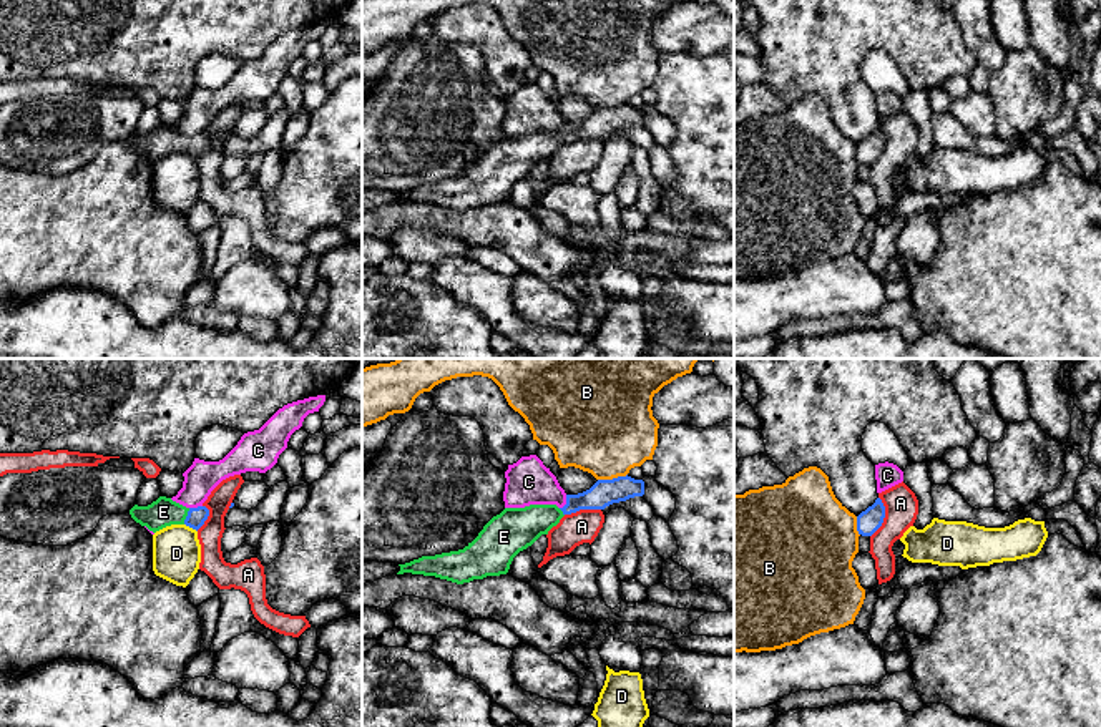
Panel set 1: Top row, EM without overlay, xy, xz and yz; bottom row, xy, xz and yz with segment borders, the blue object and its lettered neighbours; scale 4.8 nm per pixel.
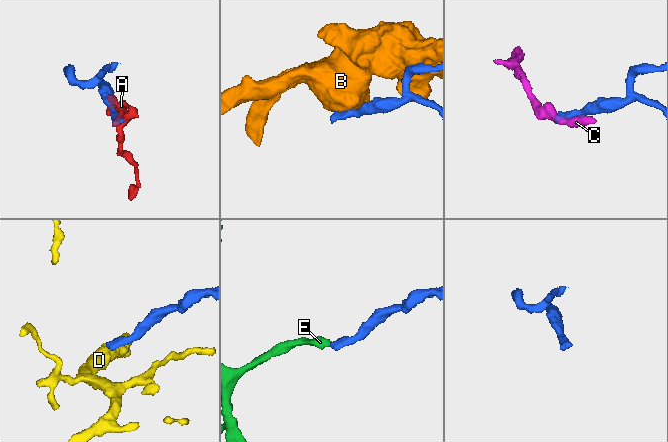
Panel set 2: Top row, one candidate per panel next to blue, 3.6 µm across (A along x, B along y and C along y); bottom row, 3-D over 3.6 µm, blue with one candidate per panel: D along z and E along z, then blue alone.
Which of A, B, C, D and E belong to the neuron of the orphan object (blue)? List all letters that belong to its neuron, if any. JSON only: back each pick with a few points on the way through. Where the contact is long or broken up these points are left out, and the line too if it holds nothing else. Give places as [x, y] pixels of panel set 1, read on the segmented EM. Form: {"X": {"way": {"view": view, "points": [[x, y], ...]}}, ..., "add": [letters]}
{"E": {"way": {"view": "xy", "points": [[196, 517], [186, 517], [163, 512]]}}, "add": ["E"]}

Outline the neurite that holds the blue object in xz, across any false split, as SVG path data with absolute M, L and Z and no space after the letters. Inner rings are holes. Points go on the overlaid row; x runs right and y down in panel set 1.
M626 475L613 480L598 480L583 493L566 495L563 508L556 505L505 508L463 549L422 556L399 564L400 571L397 574L435 576L457 584L506 574L513 558L531 546L541 534L548 534L565 515L580 510L604 510L613 503L643 495L644 481Z

